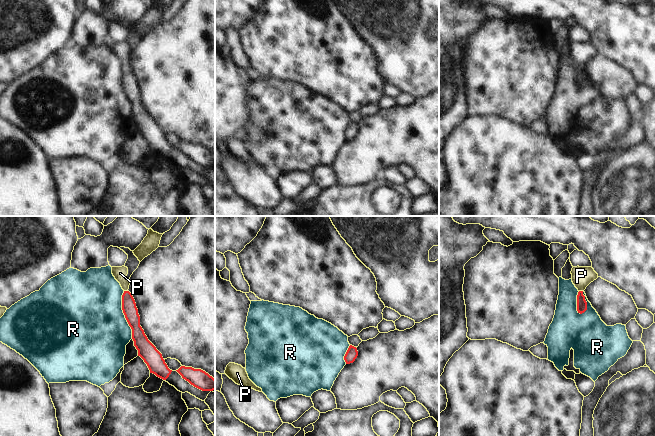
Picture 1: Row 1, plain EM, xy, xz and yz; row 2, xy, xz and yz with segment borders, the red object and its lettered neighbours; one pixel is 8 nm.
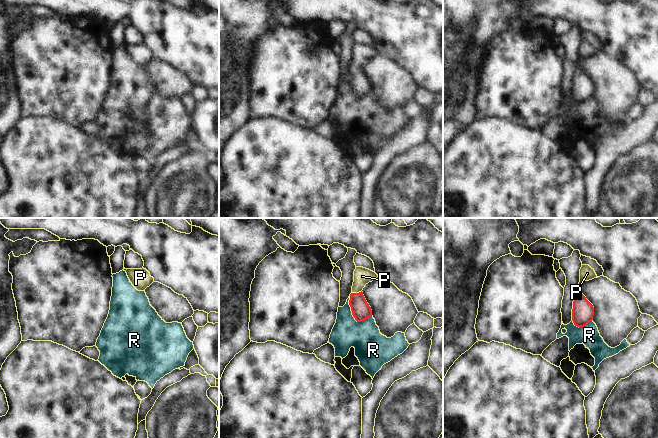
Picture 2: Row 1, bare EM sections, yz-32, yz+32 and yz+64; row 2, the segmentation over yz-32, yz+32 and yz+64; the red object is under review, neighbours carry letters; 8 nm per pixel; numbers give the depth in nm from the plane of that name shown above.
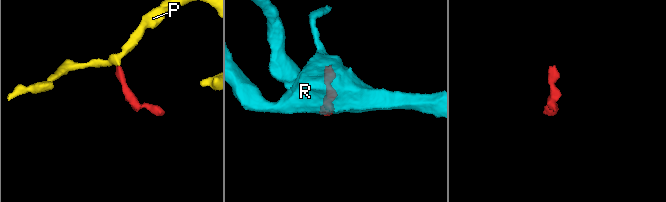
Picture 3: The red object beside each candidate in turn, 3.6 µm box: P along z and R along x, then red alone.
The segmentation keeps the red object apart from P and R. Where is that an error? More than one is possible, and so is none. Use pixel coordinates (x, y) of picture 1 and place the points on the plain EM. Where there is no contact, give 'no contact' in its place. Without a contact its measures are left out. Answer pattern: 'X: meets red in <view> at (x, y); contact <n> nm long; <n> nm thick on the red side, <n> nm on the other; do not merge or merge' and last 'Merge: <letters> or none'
P: meets red in xy at (126, 67); contact 30 nm long; 120 nm thick on the red side, 110 nm on the other; merge
R: meets red in yz at (577, 79); contact 190 nm long; 80 nm thick on the red side, 320 nm on the other; do not merge
Merge: P

